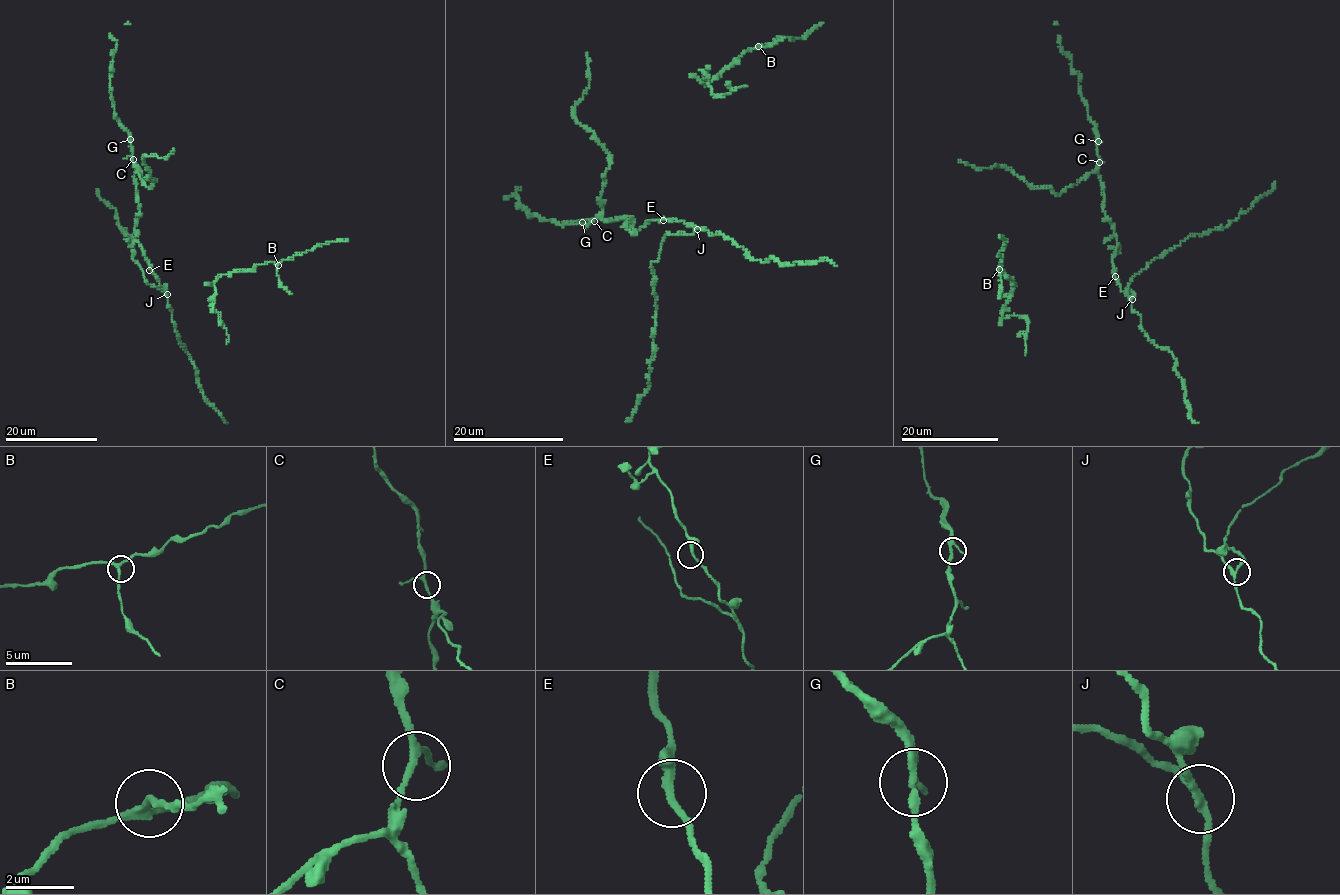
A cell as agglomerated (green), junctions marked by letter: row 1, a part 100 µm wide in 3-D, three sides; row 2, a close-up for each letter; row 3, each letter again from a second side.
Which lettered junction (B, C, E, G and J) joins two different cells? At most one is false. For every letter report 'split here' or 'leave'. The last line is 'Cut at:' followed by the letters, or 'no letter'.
B: leave
C: leave
E: leave
G: leave
J: split here
Cut at: J

